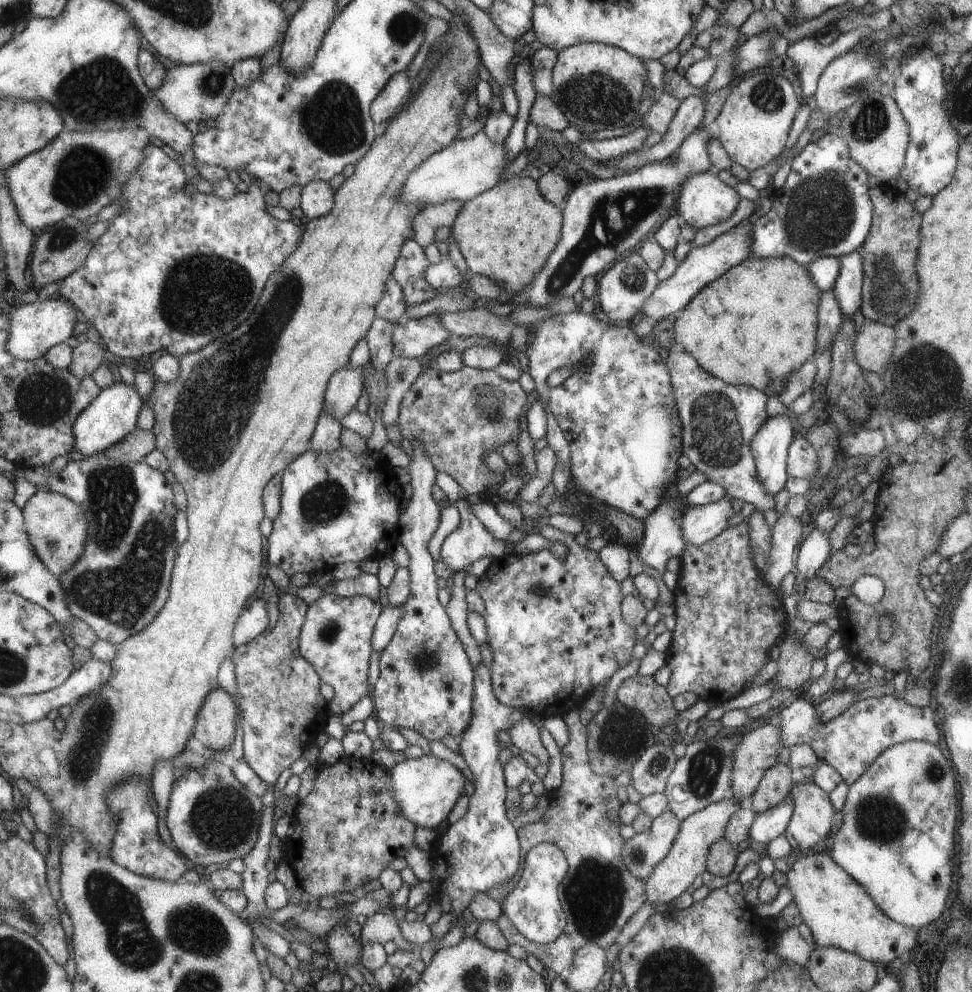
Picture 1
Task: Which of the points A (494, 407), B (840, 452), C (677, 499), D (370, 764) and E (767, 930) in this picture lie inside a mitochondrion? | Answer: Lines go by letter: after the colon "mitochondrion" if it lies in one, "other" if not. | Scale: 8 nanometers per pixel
A: mitochondrion
B: other
C: other
D: other
E: other

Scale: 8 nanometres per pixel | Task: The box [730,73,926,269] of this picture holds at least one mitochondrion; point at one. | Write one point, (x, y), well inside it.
(821, 213)

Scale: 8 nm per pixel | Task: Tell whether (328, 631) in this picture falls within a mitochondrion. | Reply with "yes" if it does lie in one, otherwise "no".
yes

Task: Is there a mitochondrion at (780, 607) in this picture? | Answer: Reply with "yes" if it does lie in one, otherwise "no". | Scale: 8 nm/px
no

